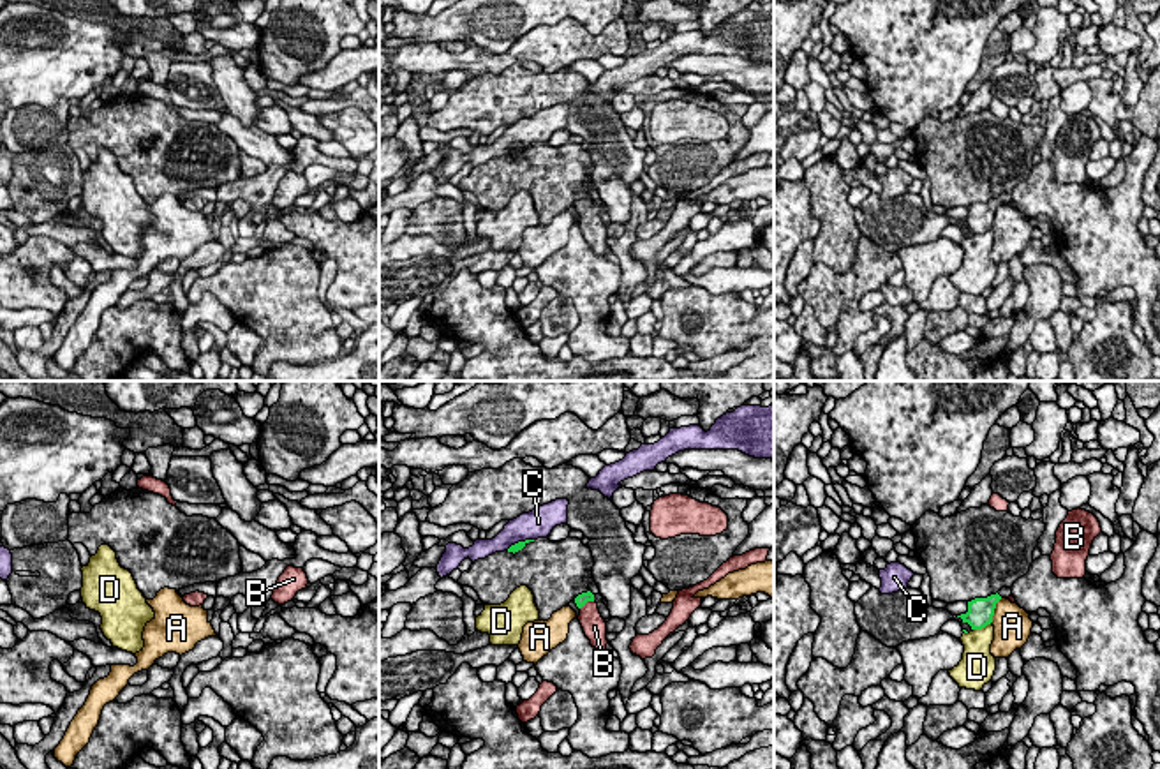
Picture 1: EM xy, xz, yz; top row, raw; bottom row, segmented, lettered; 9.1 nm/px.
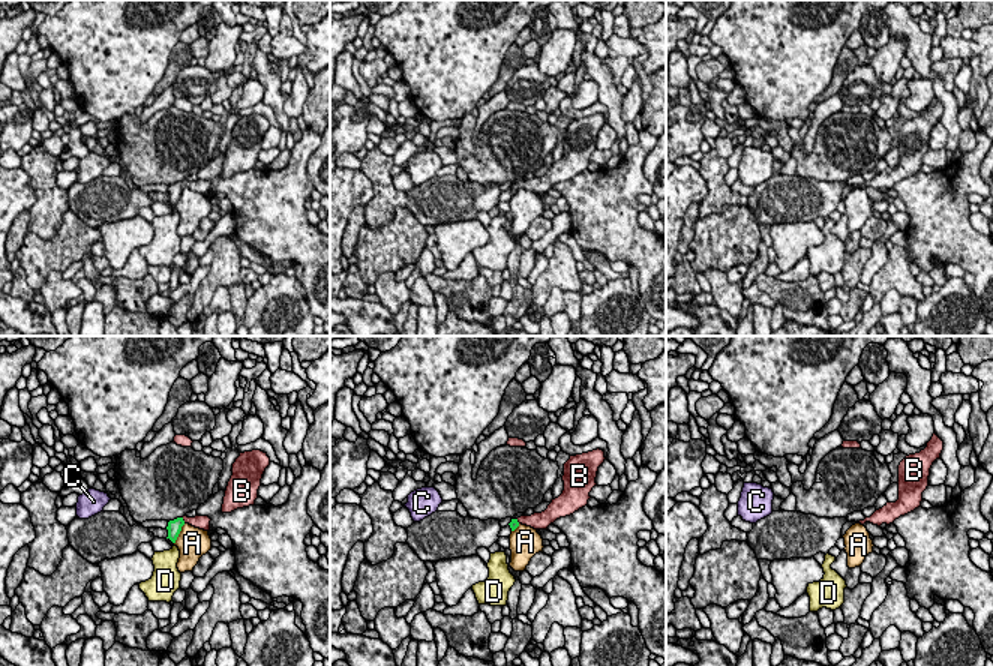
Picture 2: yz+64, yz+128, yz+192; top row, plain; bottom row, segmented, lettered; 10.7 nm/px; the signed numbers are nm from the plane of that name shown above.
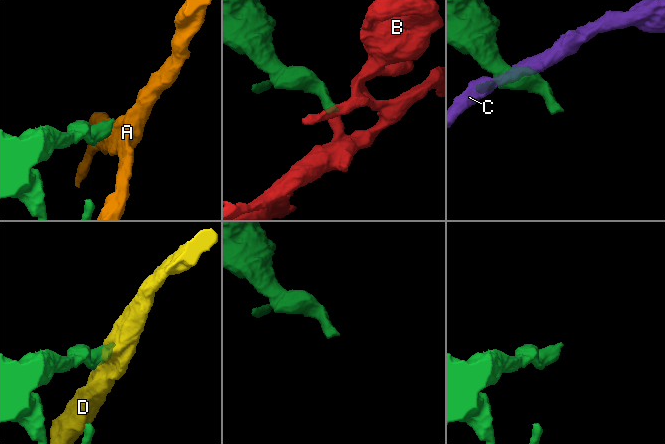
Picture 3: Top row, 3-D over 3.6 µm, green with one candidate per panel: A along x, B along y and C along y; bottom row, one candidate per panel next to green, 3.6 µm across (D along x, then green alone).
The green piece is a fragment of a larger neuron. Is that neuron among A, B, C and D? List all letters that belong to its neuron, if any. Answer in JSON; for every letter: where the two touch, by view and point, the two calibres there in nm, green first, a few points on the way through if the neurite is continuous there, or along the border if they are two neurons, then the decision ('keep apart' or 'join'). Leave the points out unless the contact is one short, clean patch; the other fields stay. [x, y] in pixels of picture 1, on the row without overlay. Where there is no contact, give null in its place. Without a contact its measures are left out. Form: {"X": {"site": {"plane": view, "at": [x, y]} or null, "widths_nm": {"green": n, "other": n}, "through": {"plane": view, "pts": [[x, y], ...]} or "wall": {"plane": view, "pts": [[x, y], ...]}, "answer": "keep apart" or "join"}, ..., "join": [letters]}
{"A": {"site": {"plane": "yz", "at": [993, 216]}, "widths_nm": {"green": 240, "other": 360}, "wall": {"plane": "yz", "pts": [[1002, 203], [991, 226]]}, "answer": "keep apart"}, "B": {"site": {"plane": "xz", "at": [586, 207]}, "widths_nm": {"green": 120, "other": 220}, "through": {"plane": "xz", "pts": [[580, 205], [586, 207], [594, 231]]}, "answer": "join"}, "C": {"site": {"plane": "xz", "at": [519, 147]}, "widths_nm": {"green": 70, "other": 260}, "answer": "keep apart"}, "D": {"site": {"plane": "yz", "at": [982, 231]}, "widths_nm": {"green": 240, "other": 260}, "wall": {"plane": "yz", "pts": [[991, 226], [974, 235]]}, "answer": "keep apart"}, "join": ["B"]}

